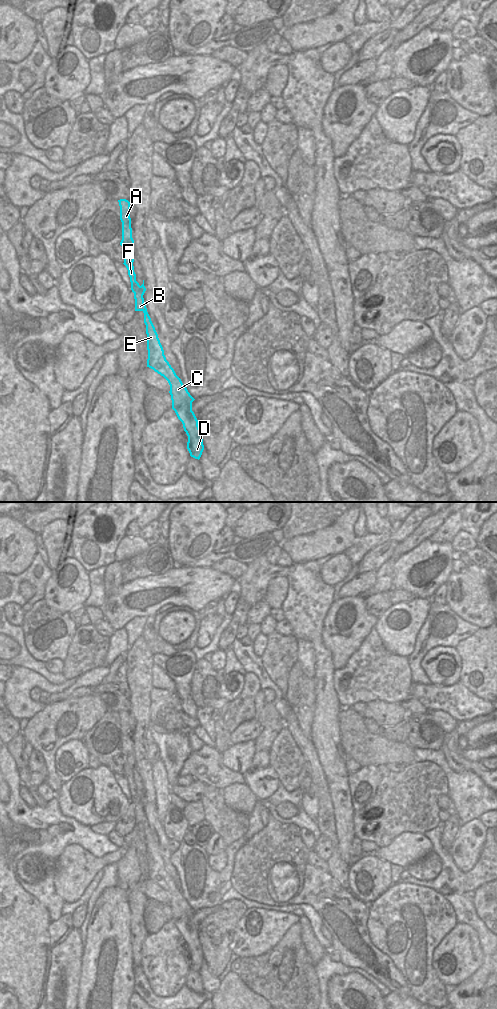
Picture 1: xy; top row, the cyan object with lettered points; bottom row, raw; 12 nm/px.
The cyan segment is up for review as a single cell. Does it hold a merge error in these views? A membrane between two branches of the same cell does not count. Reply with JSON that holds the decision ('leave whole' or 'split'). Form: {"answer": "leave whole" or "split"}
{"answer": "leave whole"}

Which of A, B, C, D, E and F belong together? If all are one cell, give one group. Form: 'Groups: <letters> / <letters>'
Groups: A B C D E F.

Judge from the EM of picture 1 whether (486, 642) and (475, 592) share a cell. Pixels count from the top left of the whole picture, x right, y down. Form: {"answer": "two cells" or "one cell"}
{"answer": "two cells"}

